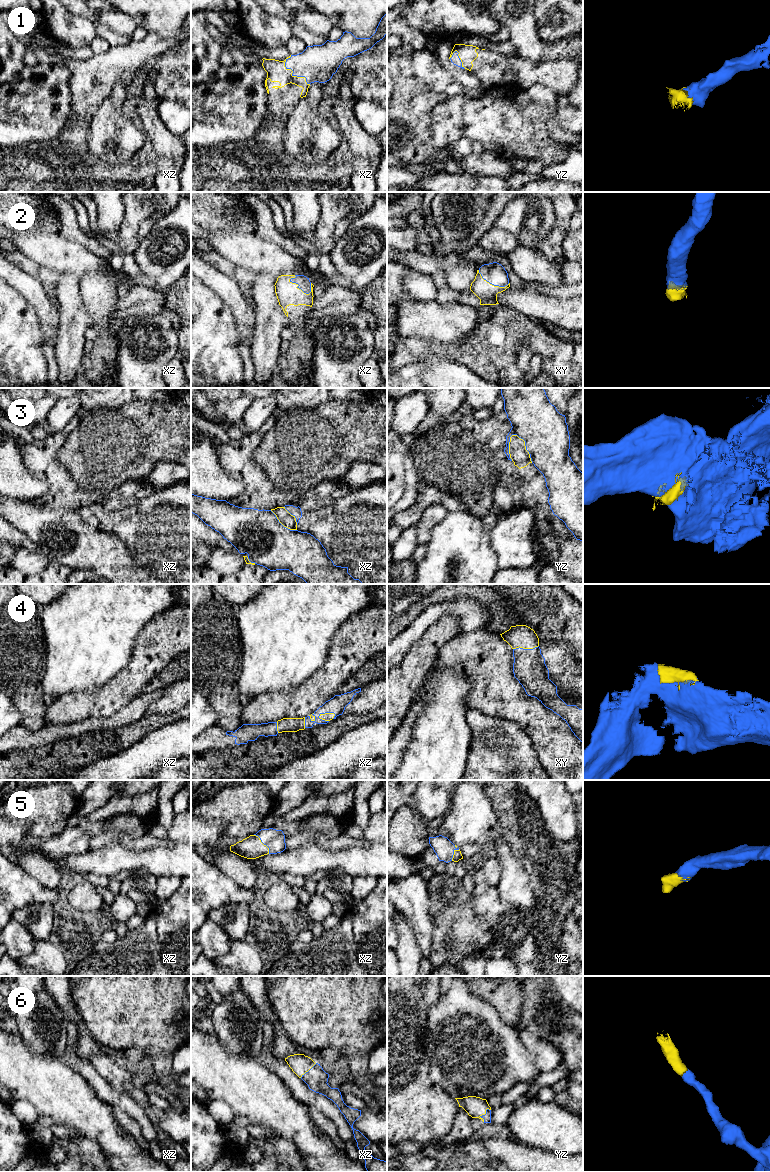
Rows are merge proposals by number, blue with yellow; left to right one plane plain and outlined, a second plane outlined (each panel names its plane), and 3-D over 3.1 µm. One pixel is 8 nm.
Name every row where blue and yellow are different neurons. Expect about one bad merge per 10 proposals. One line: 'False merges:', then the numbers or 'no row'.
False merges: 3

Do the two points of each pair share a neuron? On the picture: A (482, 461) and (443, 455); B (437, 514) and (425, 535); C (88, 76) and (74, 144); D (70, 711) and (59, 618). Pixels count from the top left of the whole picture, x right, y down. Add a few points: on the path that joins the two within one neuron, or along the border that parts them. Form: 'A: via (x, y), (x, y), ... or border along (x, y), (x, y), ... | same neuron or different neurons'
A: via (472, 461), (455, 461), (453, 459) | same neuron
B: via (432, 519), (425, 526), (425, 530) | same neuron
C: via (88, 93), (82, 108), (78, 127) | same neuron
D: border along (91, 690), (76, 690), (65, 693), (56, 699) | different neurons

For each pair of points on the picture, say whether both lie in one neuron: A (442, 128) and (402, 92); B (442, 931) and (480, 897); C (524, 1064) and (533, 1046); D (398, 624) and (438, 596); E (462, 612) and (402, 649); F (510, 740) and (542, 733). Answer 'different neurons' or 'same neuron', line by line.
A: different neurons
B: different neurons
C: different neurons
D: same neuron
E: same neuron
F: different neurons

